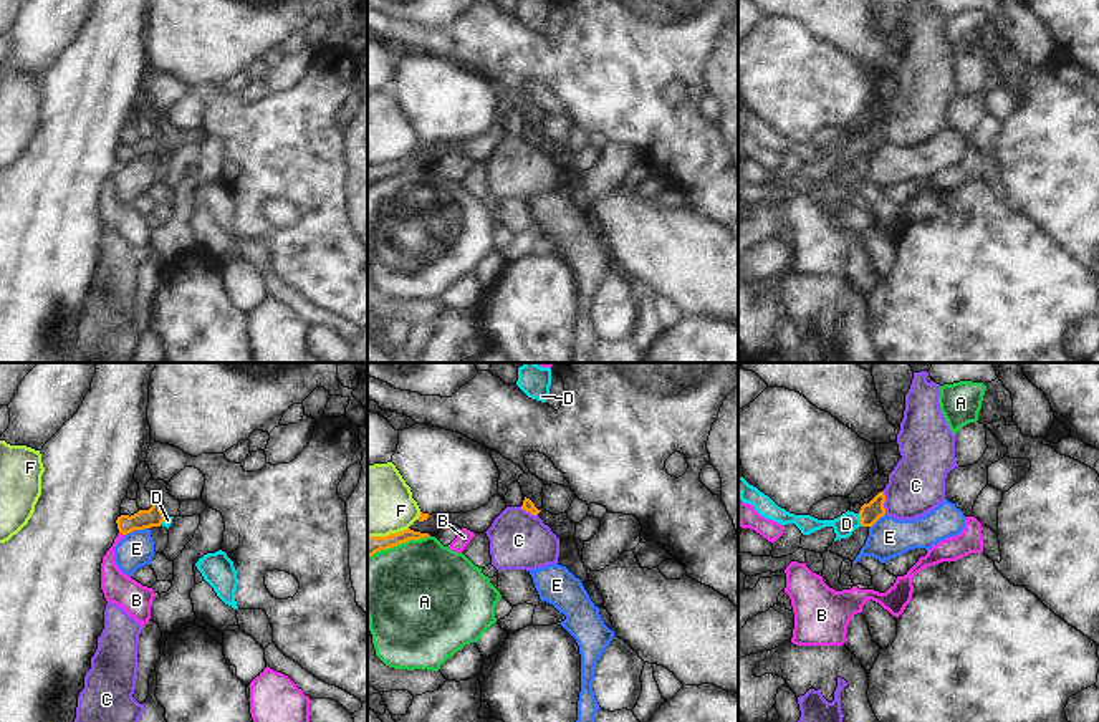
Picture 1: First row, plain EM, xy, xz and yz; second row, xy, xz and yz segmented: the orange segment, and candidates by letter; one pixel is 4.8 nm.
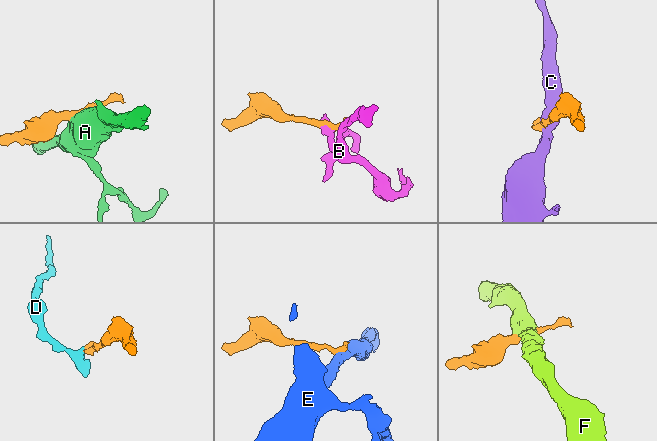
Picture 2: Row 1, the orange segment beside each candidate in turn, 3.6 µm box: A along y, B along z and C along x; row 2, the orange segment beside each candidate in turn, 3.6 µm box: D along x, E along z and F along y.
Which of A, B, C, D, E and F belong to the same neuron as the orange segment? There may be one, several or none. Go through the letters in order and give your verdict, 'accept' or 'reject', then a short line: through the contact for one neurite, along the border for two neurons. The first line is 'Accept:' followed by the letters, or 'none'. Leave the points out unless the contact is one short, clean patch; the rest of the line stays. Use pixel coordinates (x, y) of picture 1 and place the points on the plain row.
Accept: D
A: reject | xz (429, 164), (381, 178), (368, 187)
B: reject | xy (119, 161), (123, 164)
C: reject | yz (883, 120), (886, 143)
D: accept | yz (869, 143), (861, 149), (849, 149), (846, 153)
E: reject | xy (148, 156), (124, 164)
F: reject | xz (407, 156), (386, 164), (368, 166)

